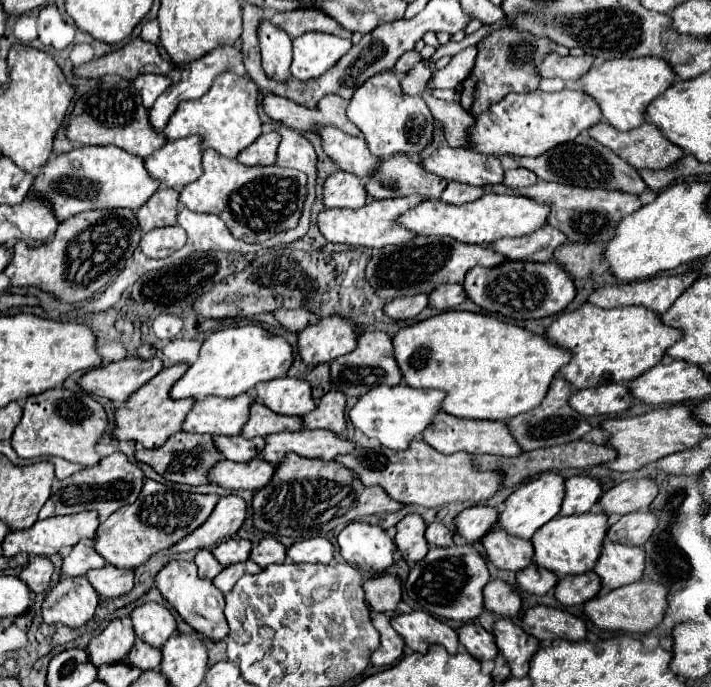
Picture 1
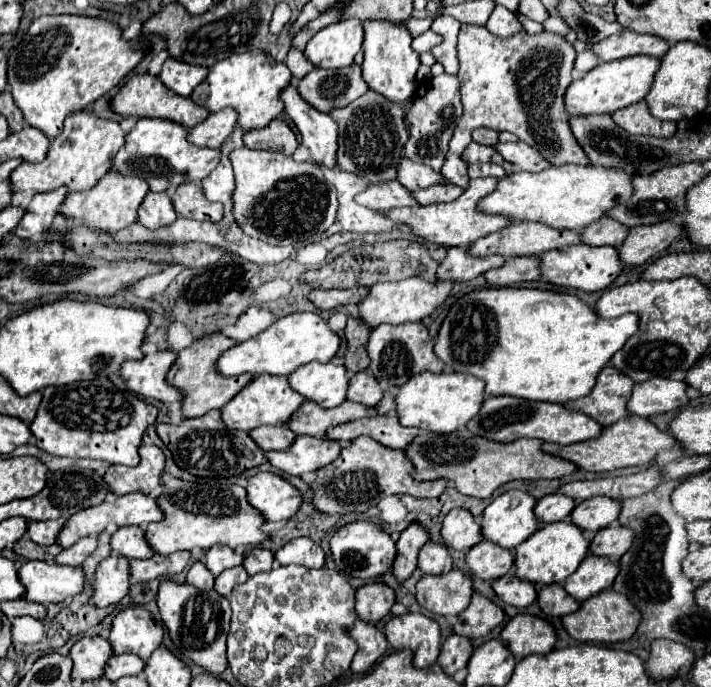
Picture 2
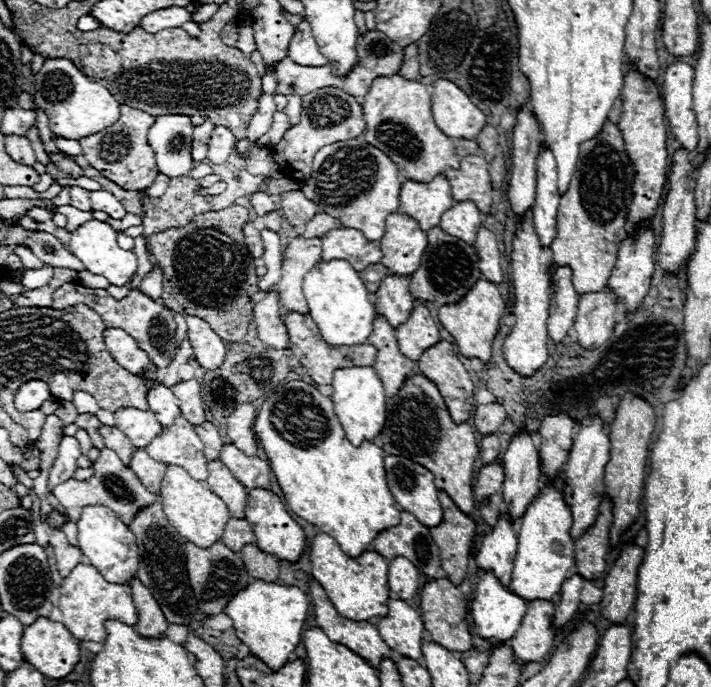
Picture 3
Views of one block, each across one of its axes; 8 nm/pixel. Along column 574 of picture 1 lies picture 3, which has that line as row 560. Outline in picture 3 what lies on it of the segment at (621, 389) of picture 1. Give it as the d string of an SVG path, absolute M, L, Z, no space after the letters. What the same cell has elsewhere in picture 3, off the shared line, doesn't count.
M404 556L390 560L390 570L388 570L390 592L394 592L402 600L410 600L412 596L418 594L418 586L420 586L418 574L420 574L418 568Z

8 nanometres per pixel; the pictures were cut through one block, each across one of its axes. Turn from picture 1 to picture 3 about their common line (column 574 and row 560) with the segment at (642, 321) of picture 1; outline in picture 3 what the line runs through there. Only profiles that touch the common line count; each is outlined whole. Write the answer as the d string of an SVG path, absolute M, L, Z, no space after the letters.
M320 532L310 544L310 564L312 576L326 590L334 608L350 620L372 620L376 616L386 616L388 612L388 560L374 550L366 550L358 558L346 556L332 536Z

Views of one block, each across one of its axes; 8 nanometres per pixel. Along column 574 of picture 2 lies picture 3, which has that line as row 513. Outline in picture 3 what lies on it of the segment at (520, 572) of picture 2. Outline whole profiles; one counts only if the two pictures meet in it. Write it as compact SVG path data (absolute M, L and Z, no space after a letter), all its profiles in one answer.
M546 484L540 494L532 500L530 508L518 526L518 552L512 570L510 592L524 596L526 602L532 600L554 600L560 592L564 580L574 572L574 542L570 538L572 514L566 506L558 486Z

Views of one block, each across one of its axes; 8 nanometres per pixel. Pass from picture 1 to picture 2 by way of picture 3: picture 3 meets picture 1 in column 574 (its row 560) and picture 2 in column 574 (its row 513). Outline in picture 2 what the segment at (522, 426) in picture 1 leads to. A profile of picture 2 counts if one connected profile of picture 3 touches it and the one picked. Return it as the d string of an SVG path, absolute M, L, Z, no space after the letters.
M606 366L598 374L592 392L576 402L568 402L568 408L586 412L602 426L612 426L612 422L618 422L620 418L628 416L626 404L628 398L632 396L632 386L634 386L632 378L620 374L614 366Z

